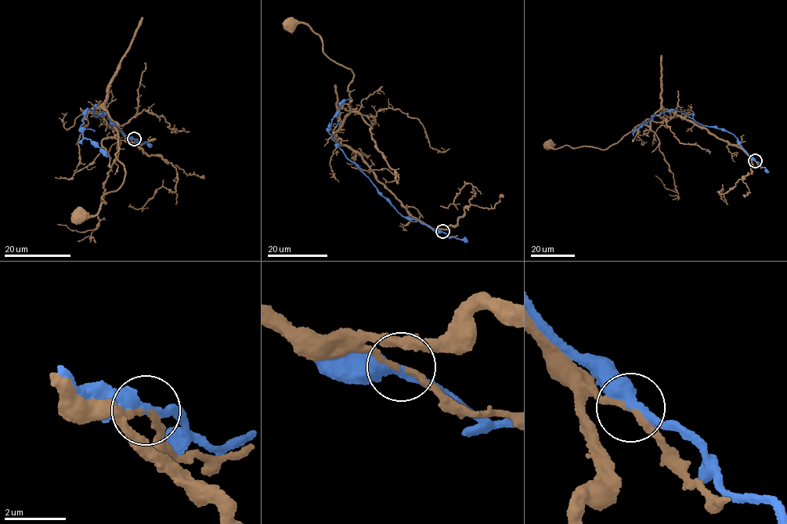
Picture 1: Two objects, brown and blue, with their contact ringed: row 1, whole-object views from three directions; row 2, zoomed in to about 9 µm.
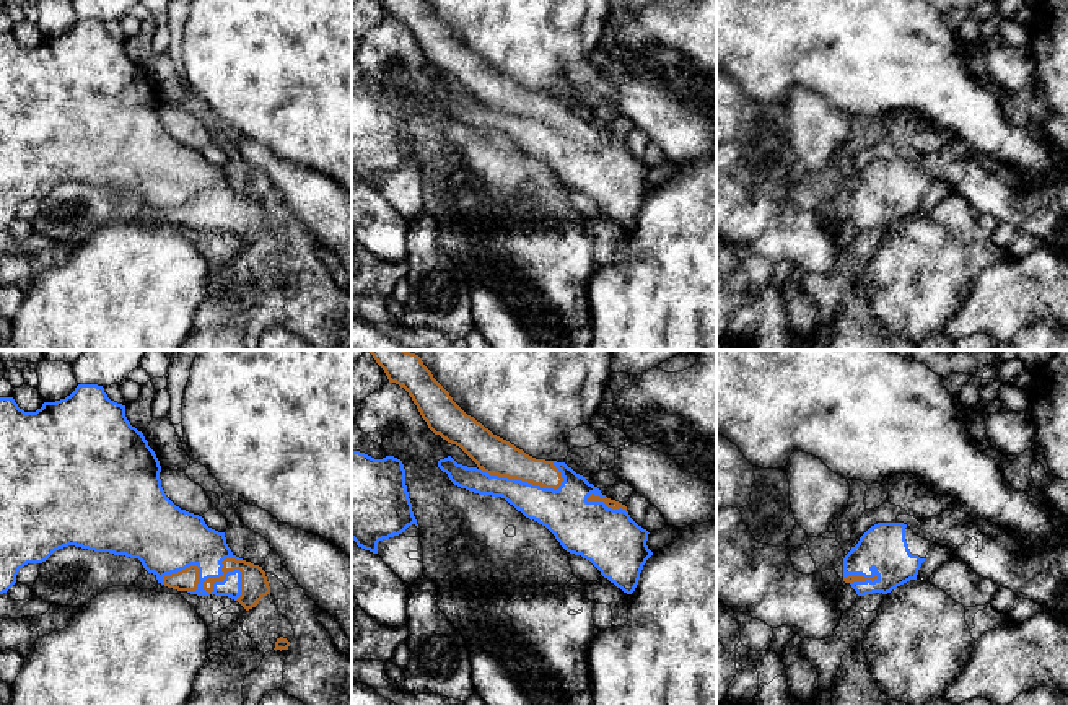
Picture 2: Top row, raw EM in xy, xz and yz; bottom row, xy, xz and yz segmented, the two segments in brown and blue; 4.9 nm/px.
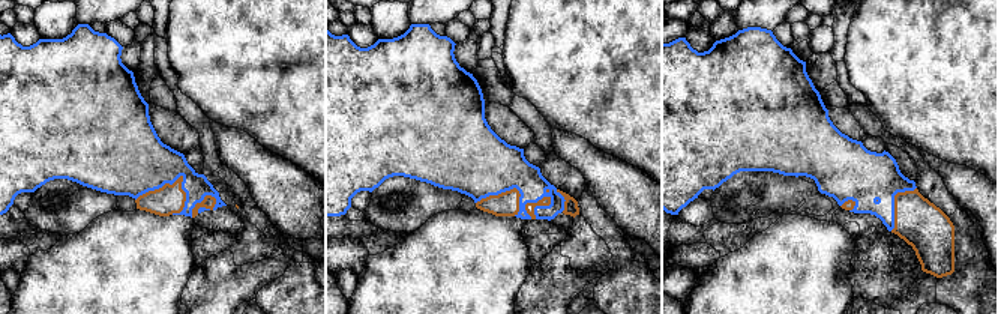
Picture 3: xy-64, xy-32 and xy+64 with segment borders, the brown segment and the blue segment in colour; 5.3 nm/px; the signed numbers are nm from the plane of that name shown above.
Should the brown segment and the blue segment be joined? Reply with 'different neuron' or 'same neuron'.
different neuron

